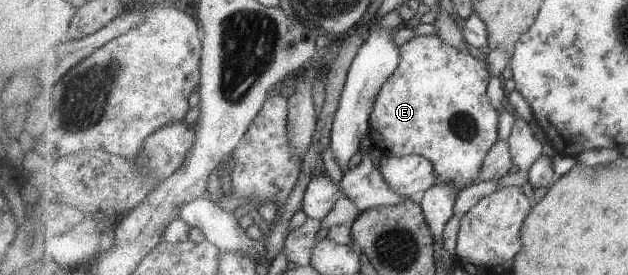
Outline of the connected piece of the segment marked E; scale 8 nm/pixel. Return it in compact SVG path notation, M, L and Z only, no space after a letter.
M439 34L414 36L400 47L401 61L377 96L369 119L369 137L384 155L417 154L435 165L436 183L453 183L457 195L481 175L483 161L499 139L500 117L487 97L488 61L447 45Z

